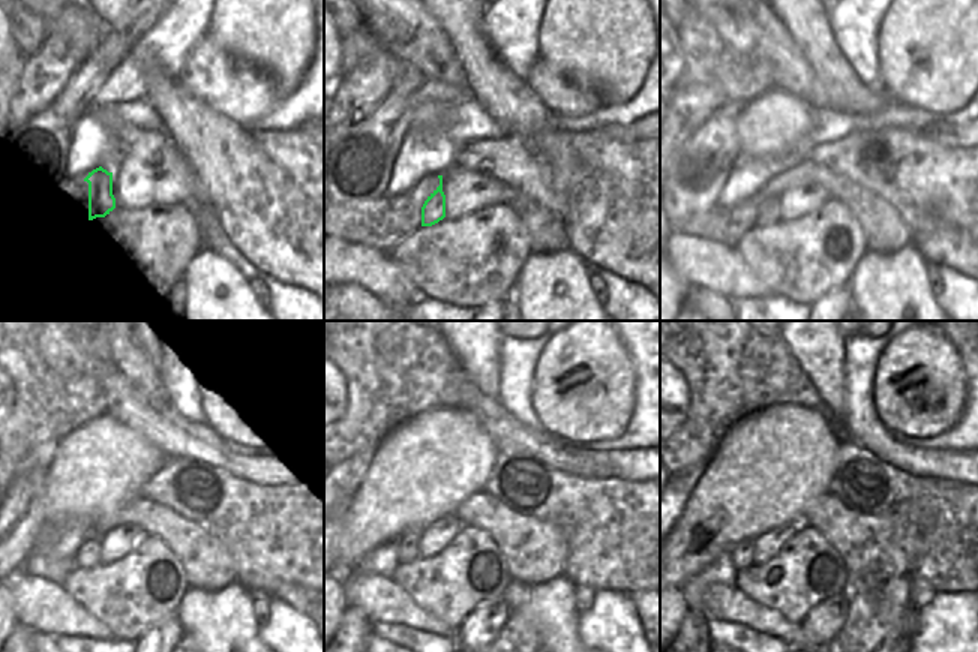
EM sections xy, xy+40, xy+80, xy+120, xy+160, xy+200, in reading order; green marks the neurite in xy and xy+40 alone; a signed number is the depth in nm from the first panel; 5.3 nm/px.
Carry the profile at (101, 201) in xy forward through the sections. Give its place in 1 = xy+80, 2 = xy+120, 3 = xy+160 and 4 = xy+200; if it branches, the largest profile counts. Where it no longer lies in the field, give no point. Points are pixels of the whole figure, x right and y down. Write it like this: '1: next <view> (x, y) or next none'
1: next xy+80 (768, 210)
2: next xy+120 (89, 553)
3: next xy+160 (407, 544)
4: next xy+200 (741, 553)

